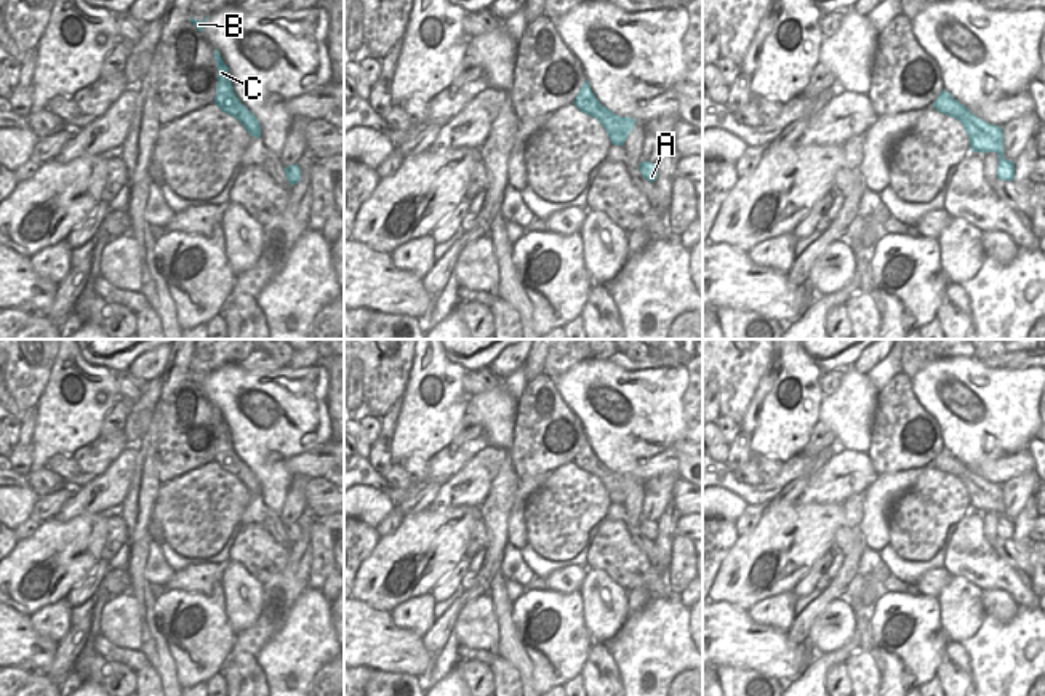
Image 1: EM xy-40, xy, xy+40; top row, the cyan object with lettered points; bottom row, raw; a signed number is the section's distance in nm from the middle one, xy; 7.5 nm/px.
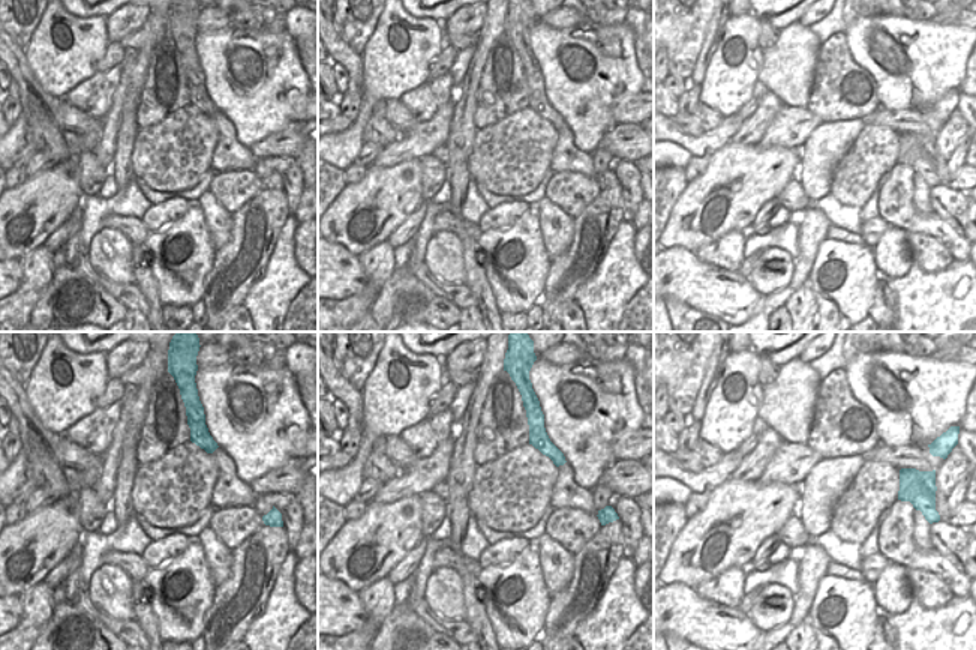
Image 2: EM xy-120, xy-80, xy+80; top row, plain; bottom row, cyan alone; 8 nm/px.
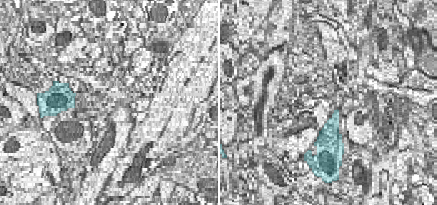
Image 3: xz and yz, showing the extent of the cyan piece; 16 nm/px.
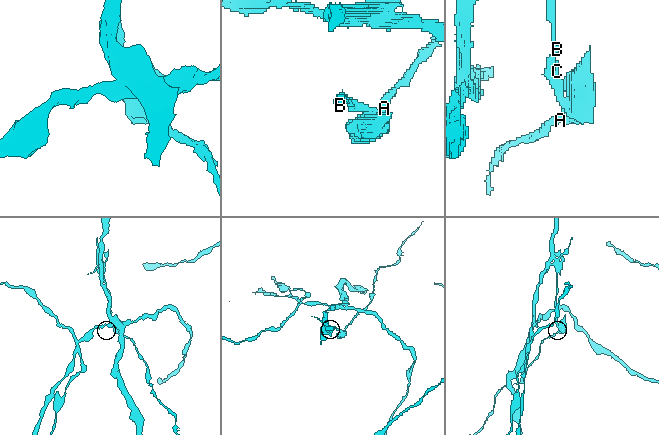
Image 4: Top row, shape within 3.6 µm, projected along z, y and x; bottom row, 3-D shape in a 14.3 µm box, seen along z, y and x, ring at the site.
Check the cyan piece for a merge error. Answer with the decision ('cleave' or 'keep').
cleave

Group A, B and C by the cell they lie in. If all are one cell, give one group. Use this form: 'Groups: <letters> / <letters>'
Groups: A / B C

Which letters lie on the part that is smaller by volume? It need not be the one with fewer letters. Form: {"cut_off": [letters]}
{"cut_off": ["A"]}

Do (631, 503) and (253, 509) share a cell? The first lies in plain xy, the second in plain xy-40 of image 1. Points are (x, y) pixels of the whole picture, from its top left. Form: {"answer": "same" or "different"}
{"answer": "different"}

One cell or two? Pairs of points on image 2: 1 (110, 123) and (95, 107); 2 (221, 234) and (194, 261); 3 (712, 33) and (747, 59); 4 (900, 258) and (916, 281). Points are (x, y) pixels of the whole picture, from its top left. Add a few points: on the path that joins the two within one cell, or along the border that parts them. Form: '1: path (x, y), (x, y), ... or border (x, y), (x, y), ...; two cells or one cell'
1: border (119, 84), (113, 105), (102, 119); two cells
2: border (203, 209), (209, 237), (216, 249); two cells
3: border (730, 15), (724, 23), (721, 38), (706, 72); two cells
4: border (913, 263), (898, 278), (888, 278), (880, 273); two cells

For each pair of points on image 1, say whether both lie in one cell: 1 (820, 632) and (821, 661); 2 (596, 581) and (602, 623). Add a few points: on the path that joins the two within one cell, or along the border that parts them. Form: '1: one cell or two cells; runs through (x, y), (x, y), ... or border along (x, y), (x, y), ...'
1: two cells; border along (853, 634), (845, 645), (818, 656)
2: one cell; runs through (599, 591), (602, 613)

